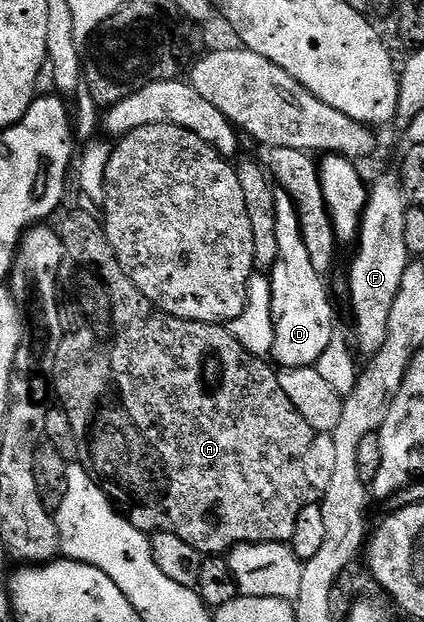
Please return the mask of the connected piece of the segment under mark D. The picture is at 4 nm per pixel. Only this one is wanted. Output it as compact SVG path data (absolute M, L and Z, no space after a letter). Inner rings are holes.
M280 188L274 191L274 215L276 216L276 260L274 267L268 272L275 332L271 355L279 367L287 370L305 366L317 367L320 356L324 356L324 348L328 348L328 344L336 336L334 302L330 299L329 288L326 287L327 279L320 272L316 272L316 268L312 268L312 260L308 257L308 247L305 246L304 236L300 232L300 220L296 208L290 197Z

